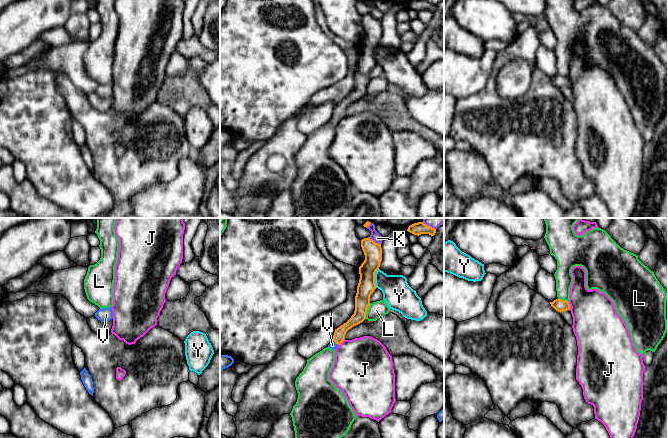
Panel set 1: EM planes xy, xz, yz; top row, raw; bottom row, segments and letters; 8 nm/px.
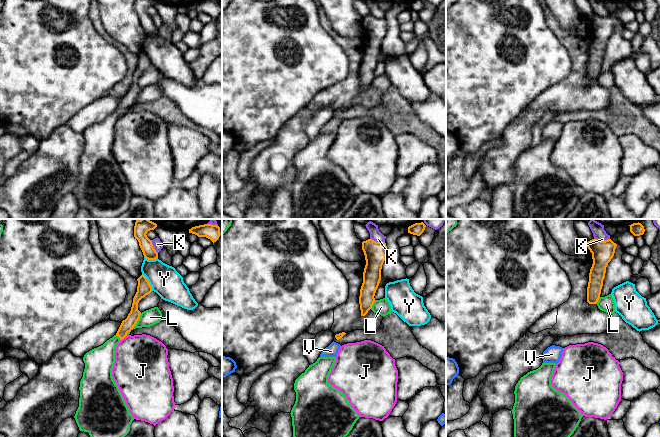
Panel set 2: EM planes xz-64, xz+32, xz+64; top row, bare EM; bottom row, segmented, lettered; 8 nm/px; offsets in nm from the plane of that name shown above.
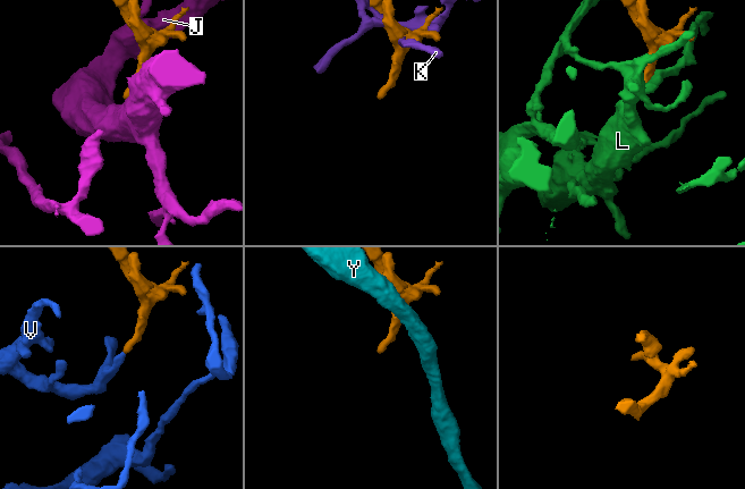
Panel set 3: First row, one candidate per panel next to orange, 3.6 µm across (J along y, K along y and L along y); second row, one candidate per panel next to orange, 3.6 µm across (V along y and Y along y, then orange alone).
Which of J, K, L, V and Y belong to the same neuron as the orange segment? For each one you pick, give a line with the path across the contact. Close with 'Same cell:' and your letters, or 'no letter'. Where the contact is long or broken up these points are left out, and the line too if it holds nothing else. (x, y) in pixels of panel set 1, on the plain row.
V: Path across: xz (339, 111), (336, 119), (332, 121)
Same cell: V

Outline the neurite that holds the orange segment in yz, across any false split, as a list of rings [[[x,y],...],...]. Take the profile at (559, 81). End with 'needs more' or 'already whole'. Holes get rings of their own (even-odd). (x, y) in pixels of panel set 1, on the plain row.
[[[556,75],[553,78],[550,78],[551,82],[558,88],[563,88],[563,87],[567,87],[570,86],[570,80],[568,77],[564,77],[561,75]]] | already whole

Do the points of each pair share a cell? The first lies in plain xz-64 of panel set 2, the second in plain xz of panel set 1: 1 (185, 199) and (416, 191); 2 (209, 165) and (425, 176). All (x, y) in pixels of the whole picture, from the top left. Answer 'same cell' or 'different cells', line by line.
1: different cells
2: same cell

